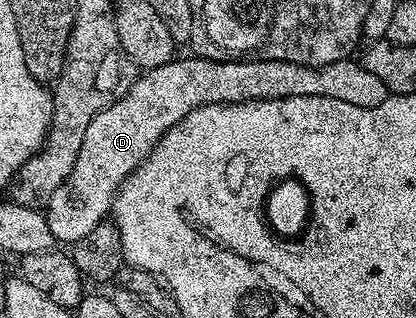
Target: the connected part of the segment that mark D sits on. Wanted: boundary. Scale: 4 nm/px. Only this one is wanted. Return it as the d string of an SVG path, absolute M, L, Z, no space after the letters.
M176 56L161 64L161 68L142 71L129 92L121 96L121 100L109 104L105 112L97 112L97 116L89 120L89 128L85 128L85 140L81 140L81 152L77 152L77 164L73 164L73 172L69 172L61 188L57 188L57 192L53 192L45 204L49 232L53 232L56 243L74 244L91 229L97 228L97 224L112 213L115 193L126 178L149 157L161 136L165 136L173 124L185 120L185 116L189 116L189 112L198 106L208 106L214 102L256 102L289 96L329 96L333 100L345 100L345 104L357 104L357 108L377 108L377 104L389 96L385 84L381 84L379 77L373 76L373 72L369 72L369 68L365 68L359 60L334 62L328 66L302 66L281 60L218 62L212 58L190 57Z

